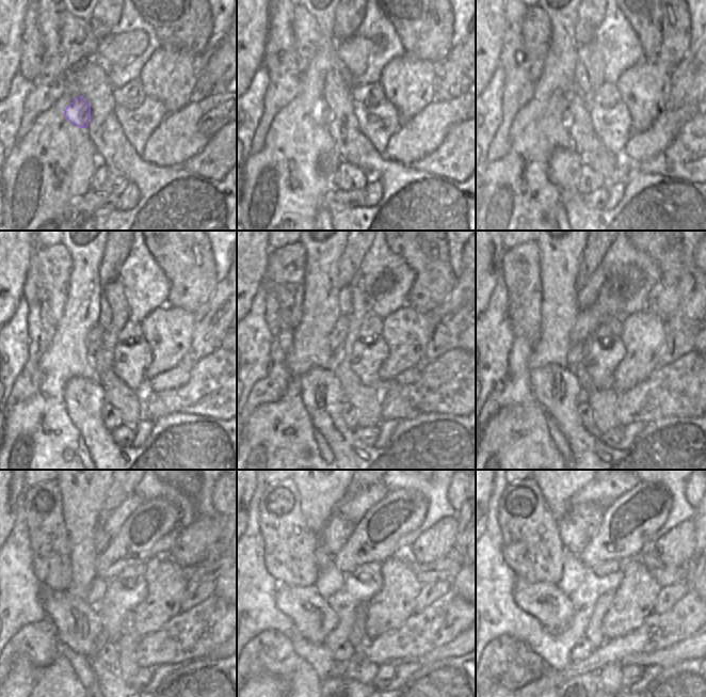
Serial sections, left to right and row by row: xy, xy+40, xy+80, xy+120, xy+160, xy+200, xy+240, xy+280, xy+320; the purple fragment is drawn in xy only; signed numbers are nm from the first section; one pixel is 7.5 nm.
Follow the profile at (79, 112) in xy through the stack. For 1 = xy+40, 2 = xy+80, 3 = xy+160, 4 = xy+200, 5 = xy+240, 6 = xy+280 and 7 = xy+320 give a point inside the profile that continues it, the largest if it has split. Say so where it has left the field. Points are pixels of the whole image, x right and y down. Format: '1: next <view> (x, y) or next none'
1: next xy+40 (321, 114)
2: next xy+80 (565, 114)
3: next xy+160 (340, 329)
4: next xy+200 (618, 288)
5: next xy+240 (154, 519)
6: next xy+280 (375, 538)
7: next xy+320 (627, 524)

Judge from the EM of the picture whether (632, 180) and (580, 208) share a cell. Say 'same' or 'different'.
same

